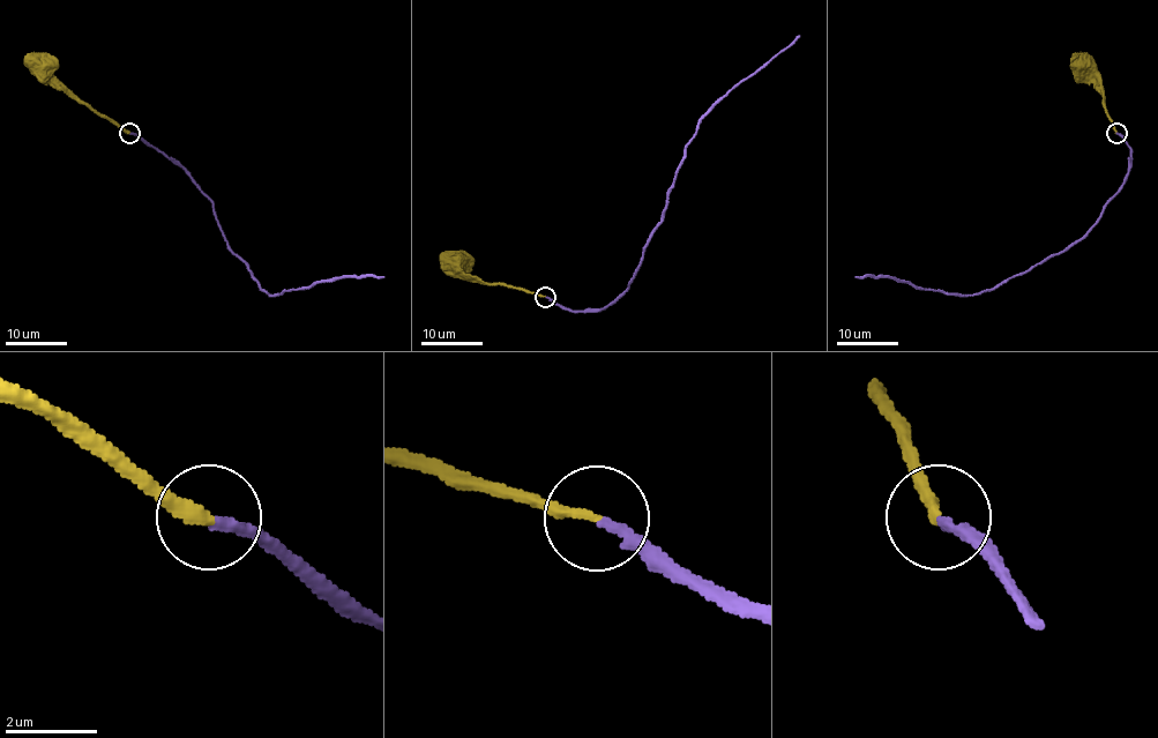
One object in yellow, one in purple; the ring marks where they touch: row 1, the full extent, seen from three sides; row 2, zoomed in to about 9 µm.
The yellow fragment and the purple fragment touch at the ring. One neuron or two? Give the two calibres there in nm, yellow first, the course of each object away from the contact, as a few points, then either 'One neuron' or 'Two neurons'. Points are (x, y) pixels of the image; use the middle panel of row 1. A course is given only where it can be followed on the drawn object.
Thickness 240 nm (yellow) against 220 nm. Course of yellow: (545, 296), (500, 284), (472, 282), (457, 267). Course of purple: (546, 296), (572, 310), (600, 310), (629, 285), (666, 207), (685, 146), (694, 135), (697, 122), (800, 35). One neuron

